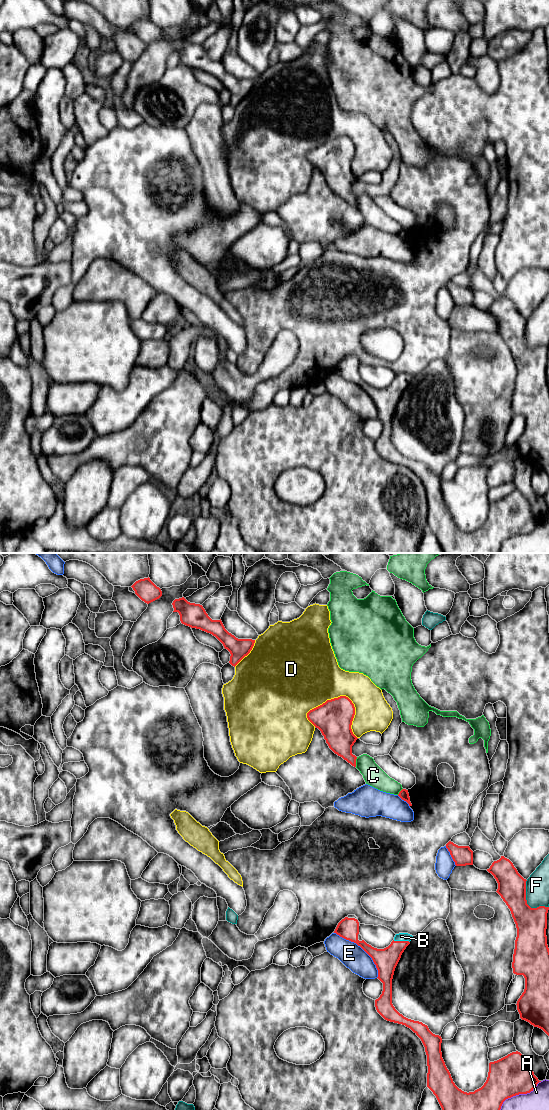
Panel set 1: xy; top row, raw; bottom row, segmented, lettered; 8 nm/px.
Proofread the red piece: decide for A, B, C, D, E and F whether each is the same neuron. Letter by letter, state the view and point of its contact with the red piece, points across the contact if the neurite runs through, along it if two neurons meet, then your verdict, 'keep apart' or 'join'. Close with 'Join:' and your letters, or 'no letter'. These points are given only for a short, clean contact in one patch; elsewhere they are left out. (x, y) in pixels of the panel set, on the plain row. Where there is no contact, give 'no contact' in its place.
A: meets red in xy at (517, 534); keep apart
B: meets red in xy at (401, 381); join
C: meets red in xy at (355, 202); keep apart
D: meets red in xy at (347, 137); keep apart
E: meets red in xy at (362, 388); keep apart
F: meets red in xy at (526, 342); keep apart
Join: B

